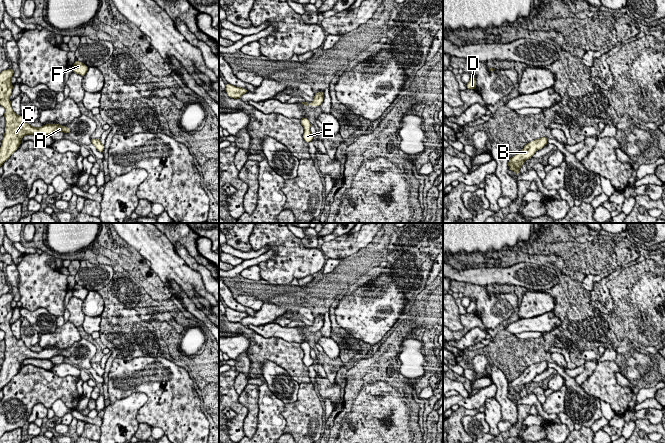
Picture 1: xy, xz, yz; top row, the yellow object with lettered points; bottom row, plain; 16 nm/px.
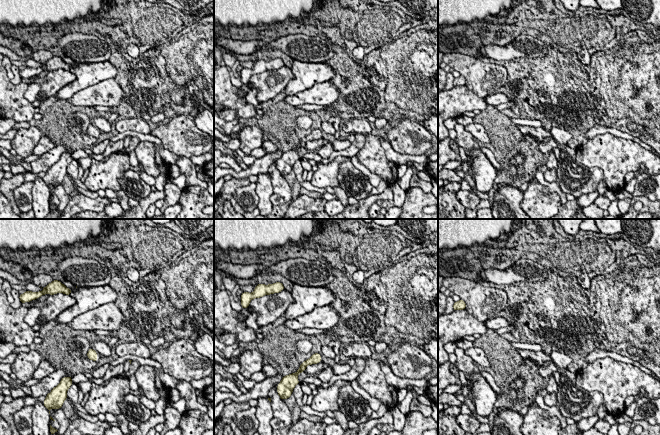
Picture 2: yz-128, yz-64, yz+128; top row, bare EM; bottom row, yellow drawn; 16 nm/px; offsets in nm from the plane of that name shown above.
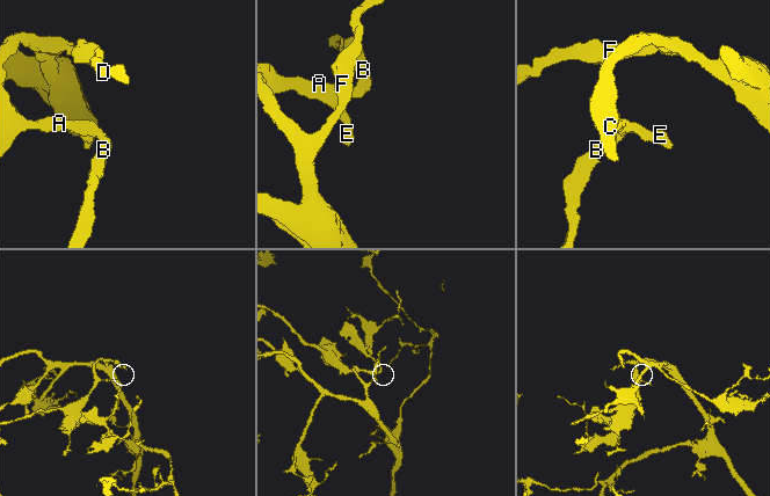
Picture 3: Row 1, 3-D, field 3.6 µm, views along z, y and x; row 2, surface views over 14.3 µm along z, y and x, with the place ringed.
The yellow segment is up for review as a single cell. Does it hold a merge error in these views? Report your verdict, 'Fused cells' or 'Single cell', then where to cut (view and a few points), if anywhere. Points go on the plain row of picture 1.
Single cell. No split

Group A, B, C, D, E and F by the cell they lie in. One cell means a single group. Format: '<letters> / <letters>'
A B C D E F

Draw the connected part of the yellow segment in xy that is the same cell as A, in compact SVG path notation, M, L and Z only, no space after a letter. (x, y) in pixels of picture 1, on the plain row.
M13 293L0 297L0 329L5 333L5 357L0 371L0 391L19 372L21 363L25 359L51 359L54 356L69 357L71 353L59 348L46 348L41 351L32 351L26 347L21 339L17 339L11 330Z

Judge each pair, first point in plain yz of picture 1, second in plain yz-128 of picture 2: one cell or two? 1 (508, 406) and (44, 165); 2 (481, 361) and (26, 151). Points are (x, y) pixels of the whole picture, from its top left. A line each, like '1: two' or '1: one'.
1: two
2: one

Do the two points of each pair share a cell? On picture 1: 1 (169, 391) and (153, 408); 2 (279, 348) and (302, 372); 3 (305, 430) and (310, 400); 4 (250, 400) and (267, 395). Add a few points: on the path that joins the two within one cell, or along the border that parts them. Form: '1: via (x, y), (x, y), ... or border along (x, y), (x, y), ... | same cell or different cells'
1: via (168, 396), (158, 406) | same cell
2: via (285, 354), (296, 366) | same cell
3: via (305, 423), (307, 407) | same cell
4: border along (258, 386), (257, 422) | different cells

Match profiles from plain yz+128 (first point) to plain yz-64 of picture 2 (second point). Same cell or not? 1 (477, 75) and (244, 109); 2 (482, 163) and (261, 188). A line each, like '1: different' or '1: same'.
1: different
2: same

